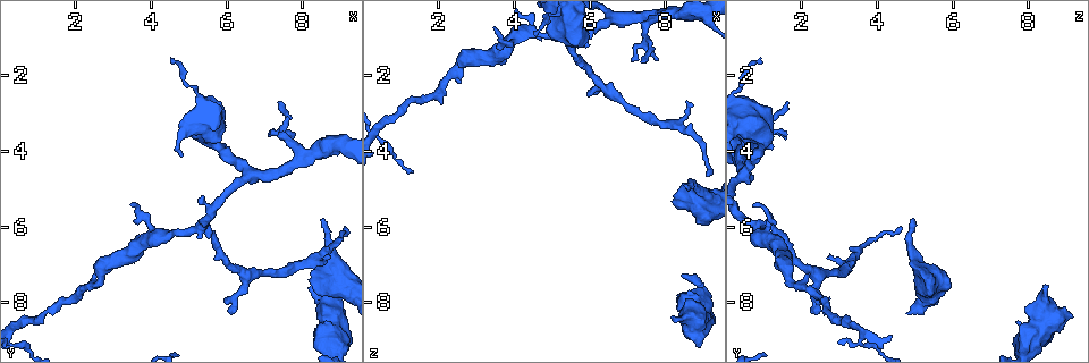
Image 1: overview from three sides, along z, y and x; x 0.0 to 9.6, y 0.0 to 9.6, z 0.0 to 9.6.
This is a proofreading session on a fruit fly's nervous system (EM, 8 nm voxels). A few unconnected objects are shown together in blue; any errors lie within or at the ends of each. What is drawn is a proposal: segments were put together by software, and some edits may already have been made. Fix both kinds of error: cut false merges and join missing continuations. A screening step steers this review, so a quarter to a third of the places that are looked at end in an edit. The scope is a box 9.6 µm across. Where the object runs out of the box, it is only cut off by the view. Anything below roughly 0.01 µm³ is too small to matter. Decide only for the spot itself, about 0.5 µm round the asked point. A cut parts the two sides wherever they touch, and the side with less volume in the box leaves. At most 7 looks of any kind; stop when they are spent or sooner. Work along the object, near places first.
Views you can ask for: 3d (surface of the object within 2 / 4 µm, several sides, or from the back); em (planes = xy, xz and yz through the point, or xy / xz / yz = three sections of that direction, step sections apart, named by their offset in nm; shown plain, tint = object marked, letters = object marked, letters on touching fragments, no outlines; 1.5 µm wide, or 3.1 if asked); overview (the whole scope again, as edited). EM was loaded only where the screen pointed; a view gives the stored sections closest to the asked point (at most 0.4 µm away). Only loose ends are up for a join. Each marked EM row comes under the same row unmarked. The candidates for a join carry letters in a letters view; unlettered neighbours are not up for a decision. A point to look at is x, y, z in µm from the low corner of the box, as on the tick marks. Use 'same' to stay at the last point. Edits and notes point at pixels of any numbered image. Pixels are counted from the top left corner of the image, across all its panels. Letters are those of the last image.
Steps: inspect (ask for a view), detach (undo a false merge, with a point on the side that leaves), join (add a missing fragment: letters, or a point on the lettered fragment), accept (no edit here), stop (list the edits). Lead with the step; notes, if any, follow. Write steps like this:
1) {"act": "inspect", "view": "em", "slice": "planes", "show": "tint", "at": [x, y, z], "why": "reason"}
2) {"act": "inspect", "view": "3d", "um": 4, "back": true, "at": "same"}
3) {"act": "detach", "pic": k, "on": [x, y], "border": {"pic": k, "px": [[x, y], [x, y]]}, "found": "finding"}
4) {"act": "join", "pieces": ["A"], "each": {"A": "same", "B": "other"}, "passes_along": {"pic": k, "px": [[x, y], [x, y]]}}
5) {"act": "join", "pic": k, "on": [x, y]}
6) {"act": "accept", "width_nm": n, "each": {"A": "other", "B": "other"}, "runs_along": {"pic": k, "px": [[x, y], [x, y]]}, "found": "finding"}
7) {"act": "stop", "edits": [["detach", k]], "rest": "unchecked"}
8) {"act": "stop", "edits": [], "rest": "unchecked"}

{"act": "inspect", "view": "3d", "um": 4, "at": [8.55, 5.75, 5.00], "why": "free end"}

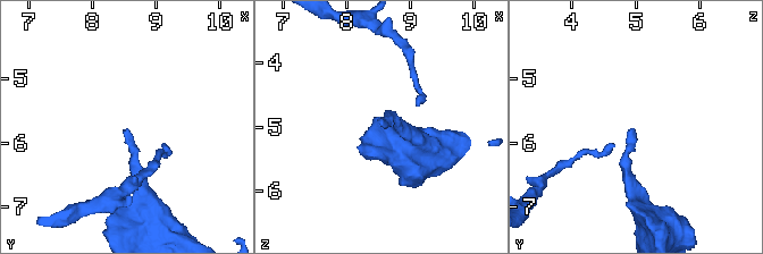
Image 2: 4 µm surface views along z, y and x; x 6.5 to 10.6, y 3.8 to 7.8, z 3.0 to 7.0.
{"act": "inspect", "view": "em", "slice": "planes", "show": "letters", "at": [8.50, 5.75, 4.95]}

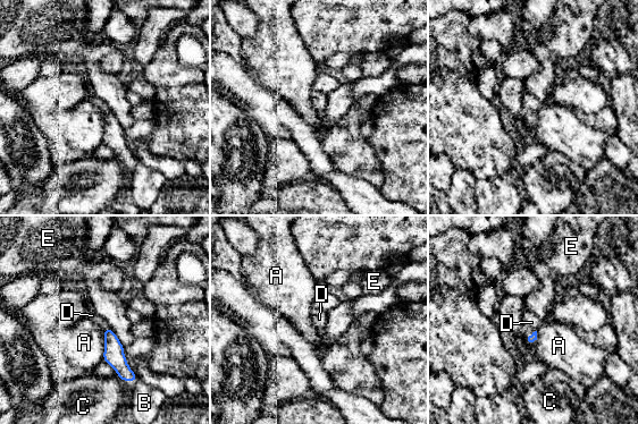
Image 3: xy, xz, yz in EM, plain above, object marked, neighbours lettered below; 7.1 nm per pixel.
{"act": "join", "pieces": ["D"], "longest_contact_nm": ["A", 220], "each": {"A": "other", "B": "other", "C": "other", "D": "same", "E": "other"}, "found": "it goes on there"}

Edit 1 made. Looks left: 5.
{"act": "inspect", "view": "3d", "um": 4, "at": [8.20, 7.45, 8.40], "why": "branch stops here"}

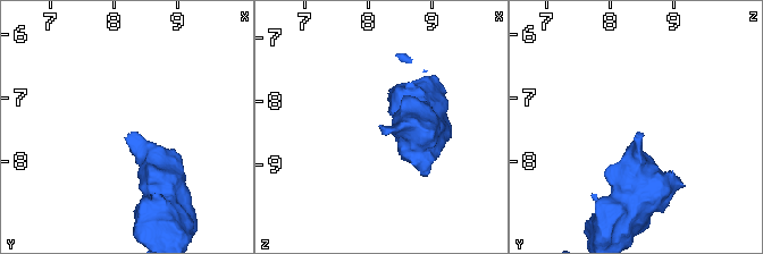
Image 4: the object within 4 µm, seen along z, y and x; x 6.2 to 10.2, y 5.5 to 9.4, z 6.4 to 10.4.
{"act": "inspect", "view": "em", "slice": "planes", "show": "letters", "at": [8.25, 7.50, 8.40]}

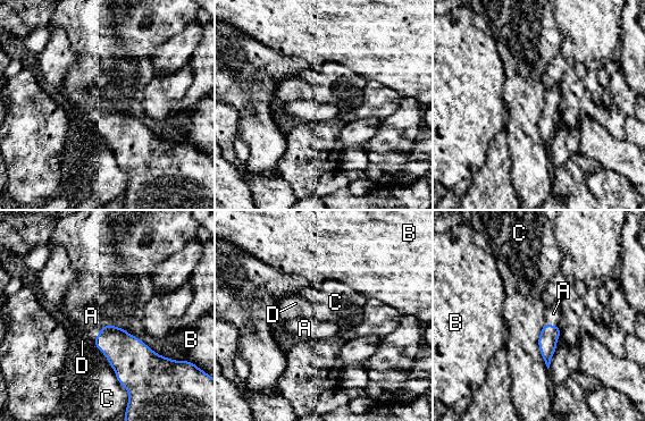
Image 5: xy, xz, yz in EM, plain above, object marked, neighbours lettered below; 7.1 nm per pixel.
{"act": "join", "pieces": ["A"], "each": {"A": "same", "B": "other", "C": "other", "D": "other"}, "found": "the cell continues"}

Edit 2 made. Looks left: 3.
{"act": "stop", "edits": [["join", 3], ["join", 5]], "rest": "unchecked"}

